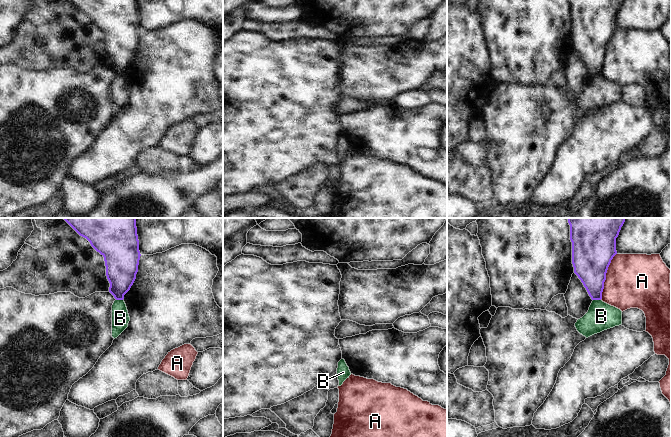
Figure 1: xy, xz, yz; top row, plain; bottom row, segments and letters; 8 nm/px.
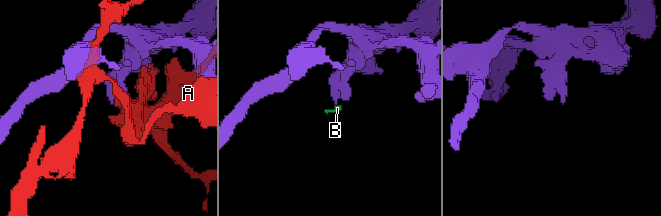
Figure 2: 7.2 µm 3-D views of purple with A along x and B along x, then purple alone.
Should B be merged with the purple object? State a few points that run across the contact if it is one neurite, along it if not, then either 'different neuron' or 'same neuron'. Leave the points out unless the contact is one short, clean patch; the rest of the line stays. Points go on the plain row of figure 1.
yz (593, 75), (600, 76) | different neuron

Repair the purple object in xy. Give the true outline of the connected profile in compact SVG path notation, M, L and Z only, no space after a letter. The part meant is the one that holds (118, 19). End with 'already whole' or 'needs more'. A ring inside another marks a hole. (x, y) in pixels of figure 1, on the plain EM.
M69 0L80 12L86 14L105 37L106 52L110 59L109 68L116 76L123 76L124 71L133 61L140 36L139 16L136 0Z | already whole

